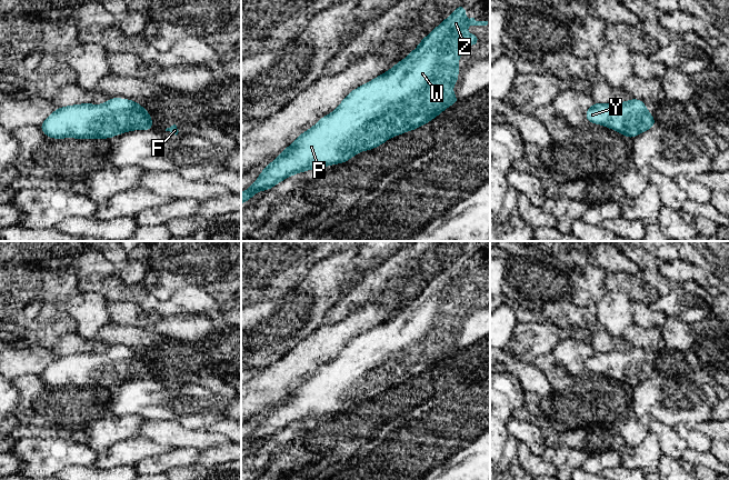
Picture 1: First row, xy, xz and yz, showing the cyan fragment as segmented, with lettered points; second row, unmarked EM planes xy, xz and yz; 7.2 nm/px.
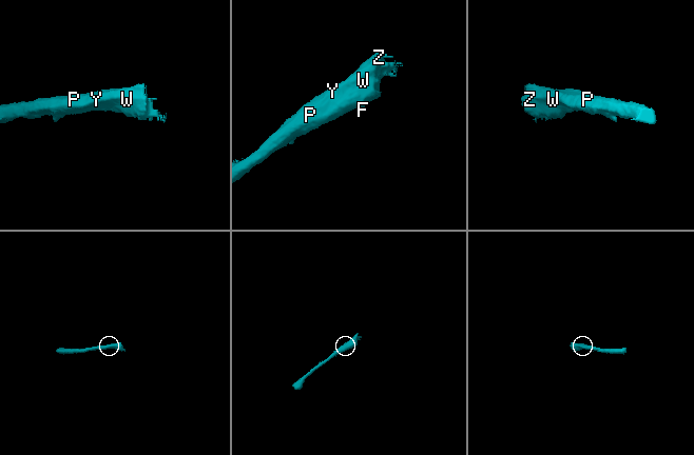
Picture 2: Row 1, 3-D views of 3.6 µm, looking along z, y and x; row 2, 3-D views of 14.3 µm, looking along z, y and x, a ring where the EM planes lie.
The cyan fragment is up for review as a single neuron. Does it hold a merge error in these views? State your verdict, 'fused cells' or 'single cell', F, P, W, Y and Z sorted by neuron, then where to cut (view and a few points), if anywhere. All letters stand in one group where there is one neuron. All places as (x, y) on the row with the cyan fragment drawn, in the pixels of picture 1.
single cell | F P W Y Z | no cut

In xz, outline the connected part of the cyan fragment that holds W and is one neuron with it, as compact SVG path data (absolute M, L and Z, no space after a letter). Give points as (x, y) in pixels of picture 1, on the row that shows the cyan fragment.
M460 4L435 28L407 58L373 80L356 88L331 113L302 132L274 161L267 164L258 179L241 193L247 203L258 191L269 191L282 180L303 171L344 163L358 152L372 150L388 139L415 130L459 102L452 93L458 78L462 46L477 46L478 34L467 34L467 26L487 26L488 21L466 20L466 6Z

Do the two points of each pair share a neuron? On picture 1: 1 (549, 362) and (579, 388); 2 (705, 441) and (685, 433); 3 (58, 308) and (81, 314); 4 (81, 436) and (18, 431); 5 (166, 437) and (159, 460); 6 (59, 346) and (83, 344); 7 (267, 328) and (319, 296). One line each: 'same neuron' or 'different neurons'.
1: same neuron
2: same neuron
3: different neurons
4: same neuron
5: different neurons
6: same neuron
7: same neuron

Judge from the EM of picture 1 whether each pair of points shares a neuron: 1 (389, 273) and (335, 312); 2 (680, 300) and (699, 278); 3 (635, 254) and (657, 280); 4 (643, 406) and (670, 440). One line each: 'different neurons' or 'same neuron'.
1: same neuron
2: different neurons
3: same neuron
4: different neurons

